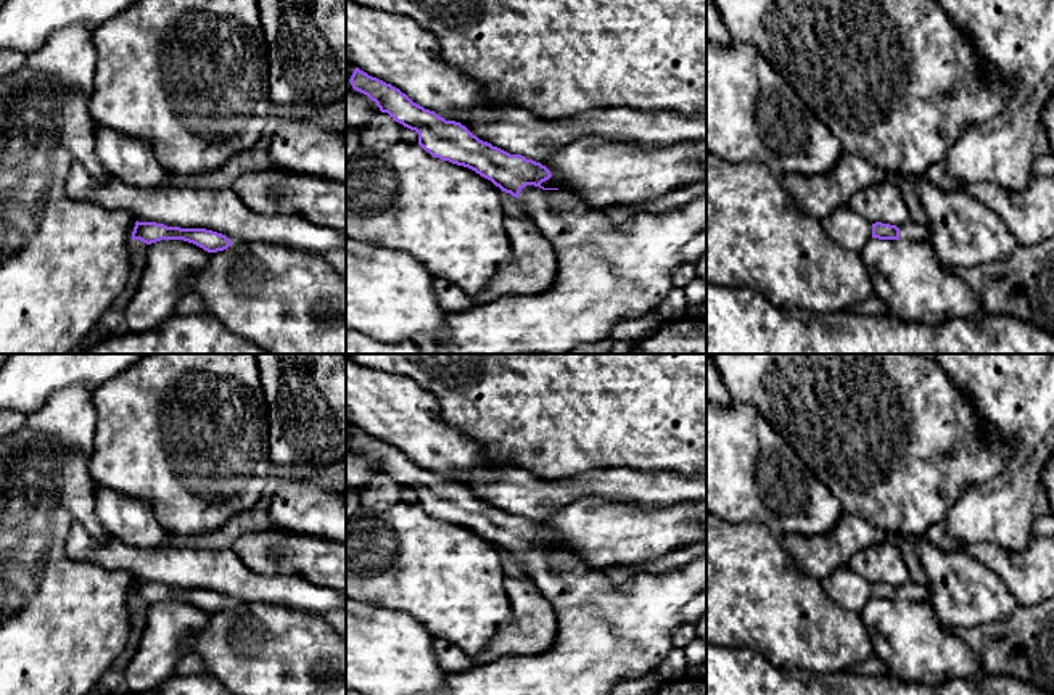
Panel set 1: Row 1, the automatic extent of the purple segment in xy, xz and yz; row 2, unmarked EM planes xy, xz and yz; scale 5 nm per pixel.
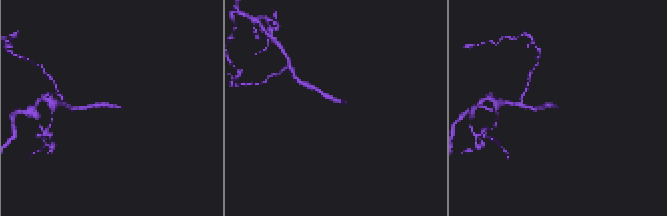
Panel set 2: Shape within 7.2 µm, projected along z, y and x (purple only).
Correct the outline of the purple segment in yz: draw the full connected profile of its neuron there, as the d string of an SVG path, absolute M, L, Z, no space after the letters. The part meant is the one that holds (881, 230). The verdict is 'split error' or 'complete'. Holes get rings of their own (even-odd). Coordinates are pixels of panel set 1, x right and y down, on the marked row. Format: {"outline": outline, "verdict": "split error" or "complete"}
{"outline": "M908 220L898 227L882 222L872 224L872 238L879 240L925 241L930 240L930 235L930 225L920 225L912 220Z", "verdict": "split error"}

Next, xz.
{"outline": "M359 68L349 82L354 90L375 101L381 113L415 130L418 145L433 158L468 167L515 196L557 254L557 275L549 290L539 294L510 294L447 314L438 354L570 354L581 344L600 343L611 336L620 320L658 309L673 290L673 272L706 254L706 193L671 212L637 212L623 224L611 225L605 208L594 208L563 188L544 188L541 183L552 174L541 162L480 140L460 122L425 109L399 88Z", "verdict": "split error"}

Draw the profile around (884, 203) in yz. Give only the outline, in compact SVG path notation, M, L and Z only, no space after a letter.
M890 180L856 193L848 206L871 224L882 222L898 227L909 220L903 193Z

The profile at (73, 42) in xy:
M84 24L60 29L47 39L40 50L26 55L26 63L16 72L0 77L0 354L69 354L98 327L100 317L111 307L129 280L129 245L137 222L134 214L121 209L106 209L89 201L77 201L69 198L66 191L69 169L74 162L79 162L90 175L100 180L108 177L95 151L98 124L89 113L89 98L97 68L92 34L93 31Z

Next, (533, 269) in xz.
M505 217L513 261L476 296L473 306L492 302L510 294L539 294L549 290L557 275L557 254L552 243L529 219Z

